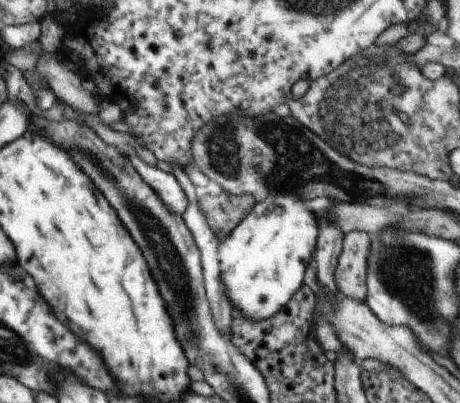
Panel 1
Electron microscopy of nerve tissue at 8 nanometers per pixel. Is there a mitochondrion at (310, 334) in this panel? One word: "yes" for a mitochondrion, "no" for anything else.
no

